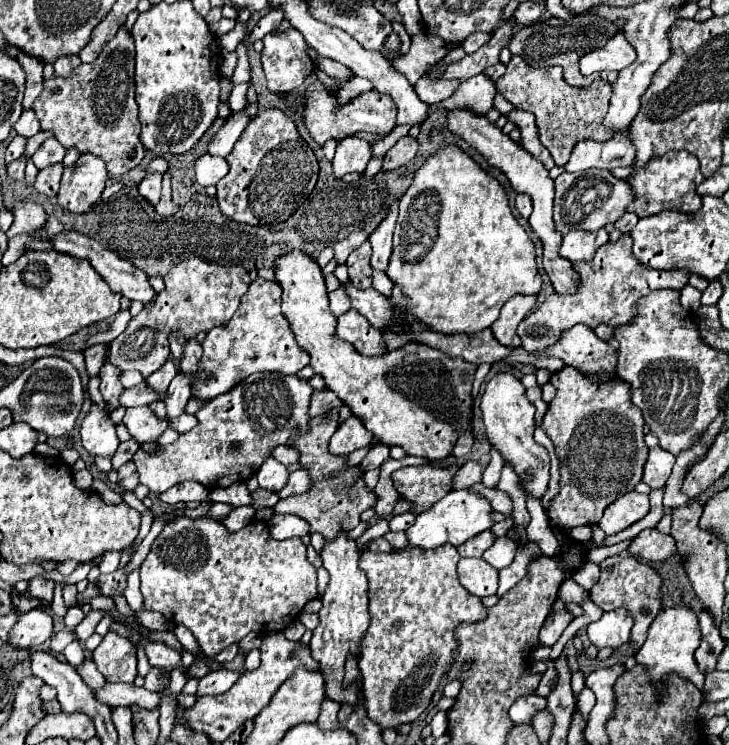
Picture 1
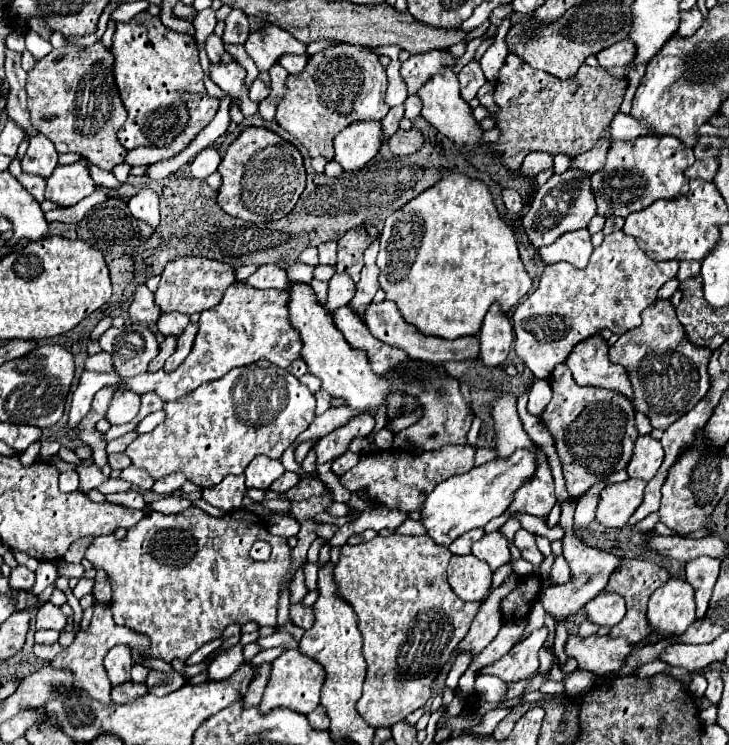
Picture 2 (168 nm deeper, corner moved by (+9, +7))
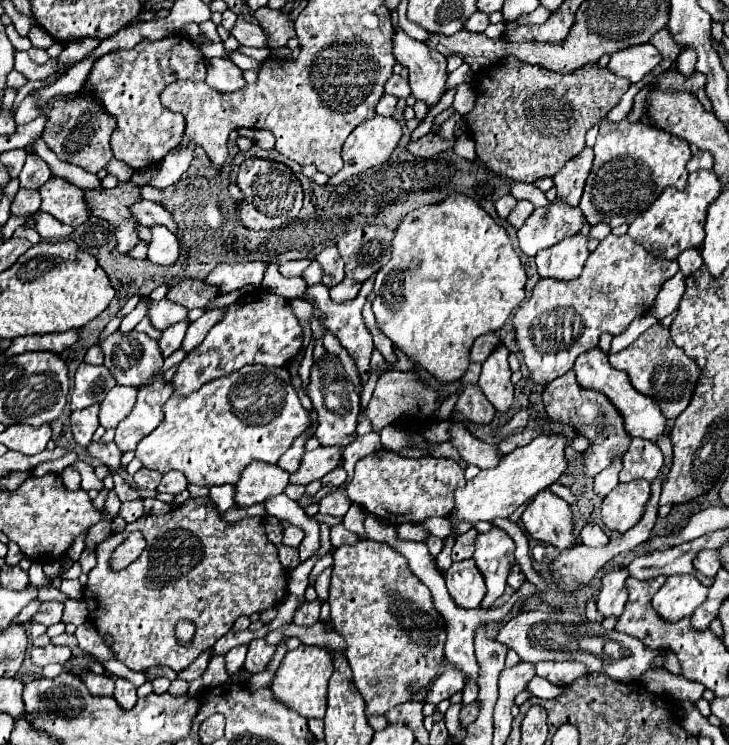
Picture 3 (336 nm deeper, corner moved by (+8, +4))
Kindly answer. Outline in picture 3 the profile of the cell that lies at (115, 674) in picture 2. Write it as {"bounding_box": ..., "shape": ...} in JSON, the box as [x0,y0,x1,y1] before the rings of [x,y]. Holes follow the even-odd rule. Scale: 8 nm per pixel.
{"bounding_box":[114,677,138,709],"shape":[[[118,677],[116,681],[116,691],[114,691],[114,699],[124,707],[124,709],[132,709],[138,701],[138,695],[136,695],[136,687],[124,679],[124,677]]]}

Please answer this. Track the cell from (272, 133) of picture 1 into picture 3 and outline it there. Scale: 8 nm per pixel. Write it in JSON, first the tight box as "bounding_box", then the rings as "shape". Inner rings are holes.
{"bounding_box":[236,157,302,229],"shape":[[[248,157],[240,165],[236,185],[244,193],[244,199],[238,203],[238,217],[240,217],[242,225],[246,225],[248,229],[274,229],[274,227],[280,227],[282,223],[294,219],[298,215],[300,207],[302,207],[302,185],[300,185],[298,177],[292,173],[292,169],[286,167],[284,163],[278,163],[278,161],[272,161],[272,159]]]}

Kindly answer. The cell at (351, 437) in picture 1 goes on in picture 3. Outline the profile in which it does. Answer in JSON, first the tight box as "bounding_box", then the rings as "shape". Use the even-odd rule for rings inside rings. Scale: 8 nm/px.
{"bounding_box":[290,447,342,485],"shape":[[[318,447],[302,455],[300,469],[290,475],[290,483],[308,485],[310,481],[322,479],[326,473],[342,465],[342,451],[338,447]]]}

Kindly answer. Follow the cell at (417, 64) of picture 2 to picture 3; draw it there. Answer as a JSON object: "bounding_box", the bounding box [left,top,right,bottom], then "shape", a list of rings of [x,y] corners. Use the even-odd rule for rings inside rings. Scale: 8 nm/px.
{"bounding_box":[384,75,410,99],"shape":[[[392,75],[390,81],[386,83],[384,87],[386,93],[398,97],[398,99],[406,99],[410,95],[410,85],[408,85],[408,79],[402,77],[402,75]]]}

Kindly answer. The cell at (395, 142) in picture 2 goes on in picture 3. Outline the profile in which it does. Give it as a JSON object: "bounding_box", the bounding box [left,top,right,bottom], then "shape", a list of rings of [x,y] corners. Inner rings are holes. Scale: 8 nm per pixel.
{"bounding_box":[408,133,454,159],"shape":[[[428,133],[428,135],[424,135],[422,139],[410,141],[410,143],[408,143],[408,151],[410,151],[412,155],[416,155],[416,157],[428,159],[428,157],[438,155],[440,151],[444,151],[444,149],[448,149],[448,147],[452,147],[452,145],[454,145],[454,139],[446,141],[446,139],[438,137],[438,135],[434,135],[434,133]]]}

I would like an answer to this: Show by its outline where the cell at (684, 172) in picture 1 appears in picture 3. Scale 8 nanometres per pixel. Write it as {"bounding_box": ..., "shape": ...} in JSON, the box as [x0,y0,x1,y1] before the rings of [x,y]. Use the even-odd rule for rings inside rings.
{"bounding_box":[580,123,690,227],"shape":[[[600,123],[600,133],[594,145],[594,165],[586,179],[580,209],[590,225],[608,223],[618,227],[632,223],[644,213],[666,187],[684,189],[688,183],[686,163],[690,161],[690,145],[666,131],[644,127],[640,123]]]}

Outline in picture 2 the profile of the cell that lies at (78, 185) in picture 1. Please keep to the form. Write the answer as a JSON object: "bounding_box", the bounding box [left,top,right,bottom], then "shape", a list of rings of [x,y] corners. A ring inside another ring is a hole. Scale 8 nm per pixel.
{"bounding_box":[45,160,95,206],"shape":[[[79,160],[69,166],[57,166],[57,170],[47,178],[45,198],[57,206],[73,206],[95,190],[95,182],[89,176],[87,160]]]}

